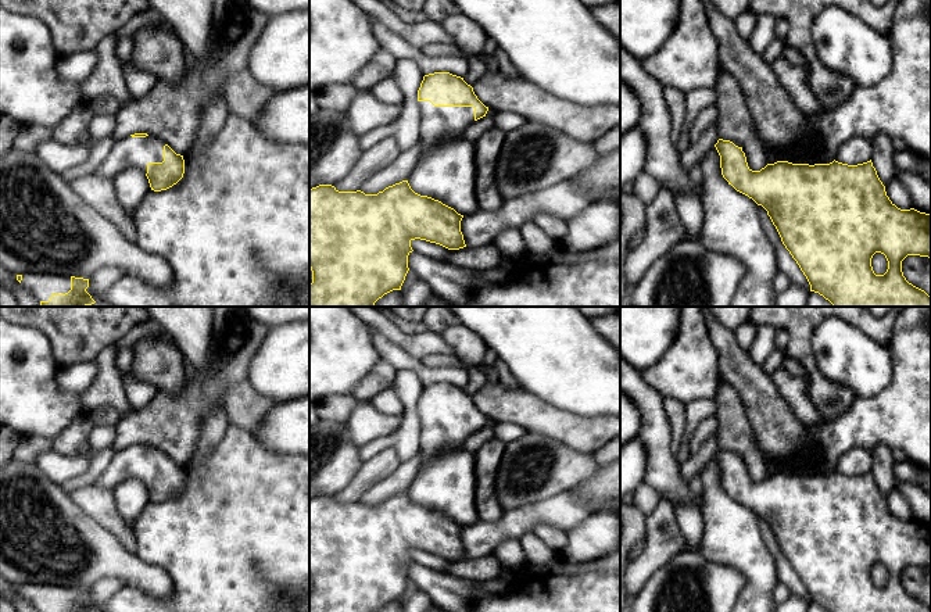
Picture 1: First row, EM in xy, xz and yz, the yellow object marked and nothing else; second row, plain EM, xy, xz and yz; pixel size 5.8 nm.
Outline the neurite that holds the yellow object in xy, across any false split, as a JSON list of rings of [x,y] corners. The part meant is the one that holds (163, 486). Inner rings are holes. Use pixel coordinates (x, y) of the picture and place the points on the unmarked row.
[[[135,444],[115,451],[110,465],[94,484],[112,490],[128,479],[142,480],[151,501],[161,502],[183,488],[185,470],[161,450],[147,444]]]

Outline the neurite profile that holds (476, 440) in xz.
[[[488,419],[487,425],[483,429],[469,436],[463,447],[470,452],[476,452],[477,450],[480,450],[488,440],[495,437],[495,425],[495,420]]]

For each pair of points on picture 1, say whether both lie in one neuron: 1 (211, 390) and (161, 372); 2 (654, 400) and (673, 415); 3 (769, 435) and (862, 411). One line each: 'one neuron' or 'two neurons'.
1: two neurons
2: two neurons
3: two neurons

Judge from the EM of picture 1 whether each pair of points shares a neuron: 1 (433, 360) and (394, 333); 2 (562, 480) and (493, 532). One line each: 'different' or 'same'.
1: different
2: different

